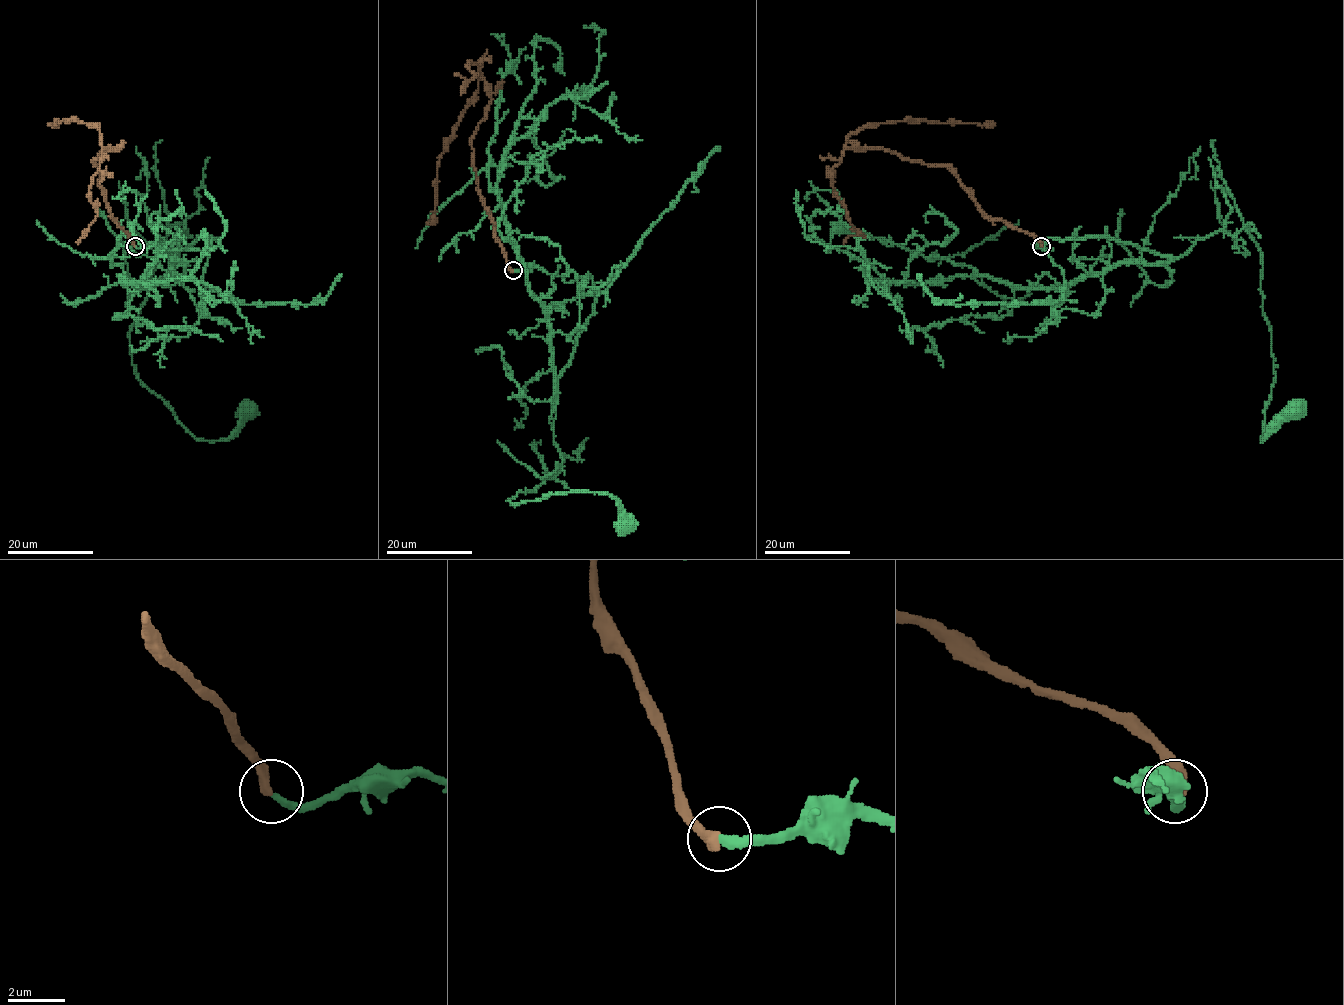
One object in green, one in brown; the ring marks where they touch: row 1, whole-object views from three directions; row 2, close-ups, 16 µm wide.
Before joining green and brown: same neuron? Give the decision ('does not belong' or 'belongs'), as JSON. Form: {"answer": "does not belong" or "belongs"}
{"answer": "belongs"}

